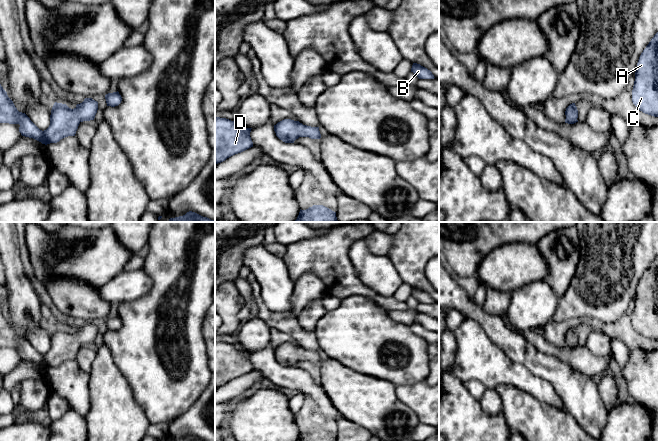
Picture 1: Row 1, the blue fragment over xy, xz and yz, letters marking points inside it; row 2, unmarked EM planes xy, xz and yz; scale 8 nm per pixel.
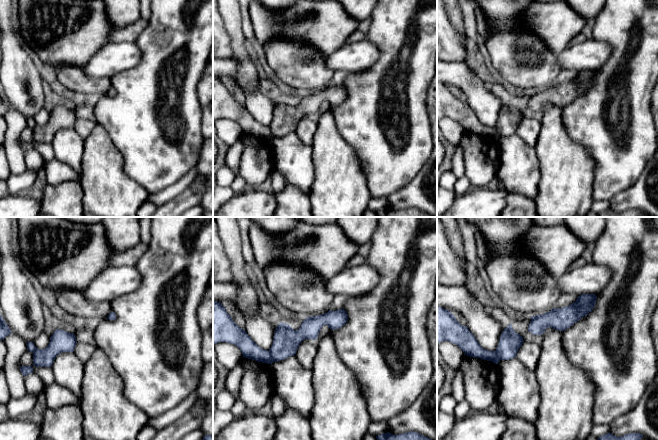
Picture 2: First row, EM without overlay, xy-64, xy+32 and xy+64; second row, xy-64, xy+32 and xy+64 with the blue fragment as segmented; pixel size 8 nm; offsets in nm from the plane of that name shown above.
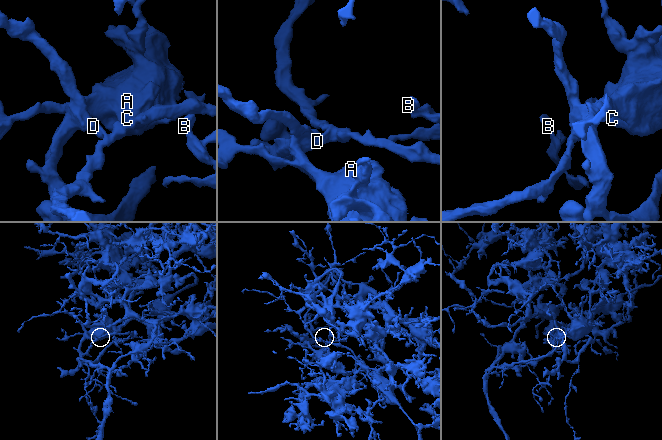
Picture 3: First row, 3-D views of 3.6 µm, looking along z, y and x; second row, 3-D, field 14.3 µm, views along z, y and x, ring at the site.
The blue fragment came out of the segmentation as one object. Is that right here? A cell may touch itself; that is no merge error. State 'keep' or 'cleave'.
keep

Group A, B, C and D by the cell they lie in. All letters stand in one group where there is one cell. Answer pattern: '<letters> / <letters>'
A B C D

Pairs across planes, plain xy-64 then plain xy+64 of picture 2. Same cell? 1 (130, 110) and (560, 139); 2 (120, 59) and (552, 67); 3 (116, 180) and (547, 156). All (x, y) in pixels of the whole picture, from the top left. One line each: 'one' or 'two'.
1: two
2: two
3: one

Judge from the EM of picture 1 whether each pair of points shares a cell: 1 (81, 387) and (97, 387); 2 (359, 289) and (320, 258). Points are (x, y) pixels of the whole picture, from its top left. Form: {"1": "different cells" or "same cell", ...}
{"1": "different cells", "2": "same cell"}

